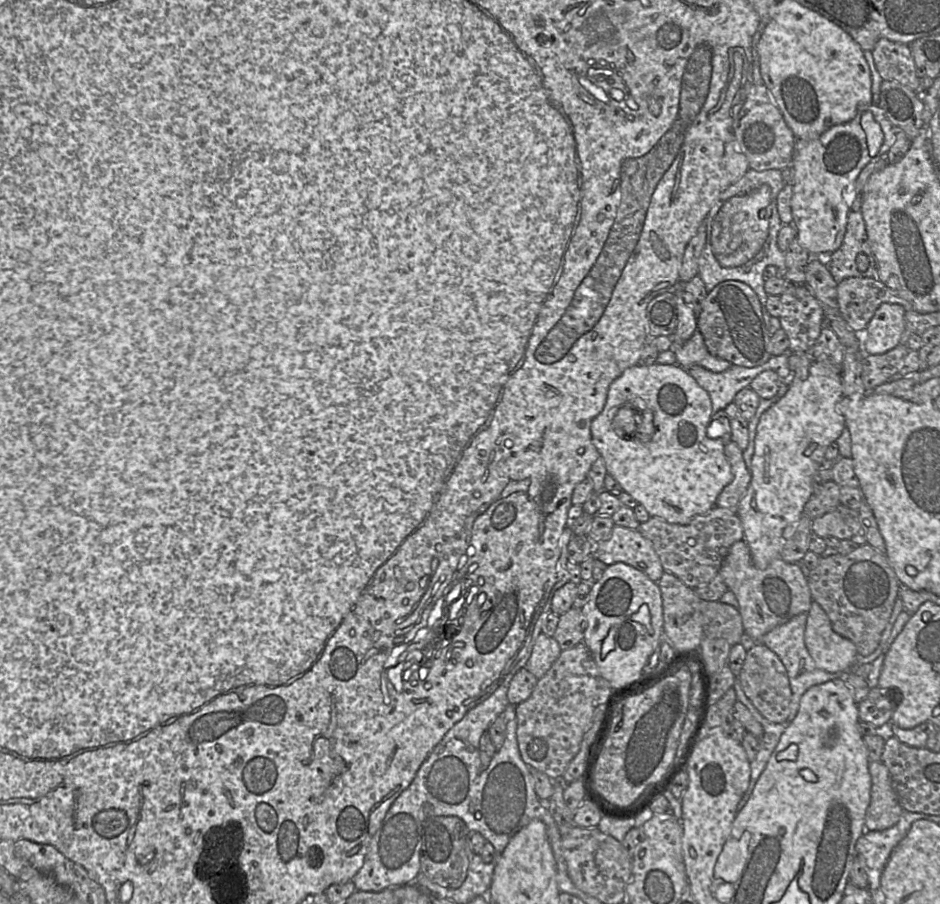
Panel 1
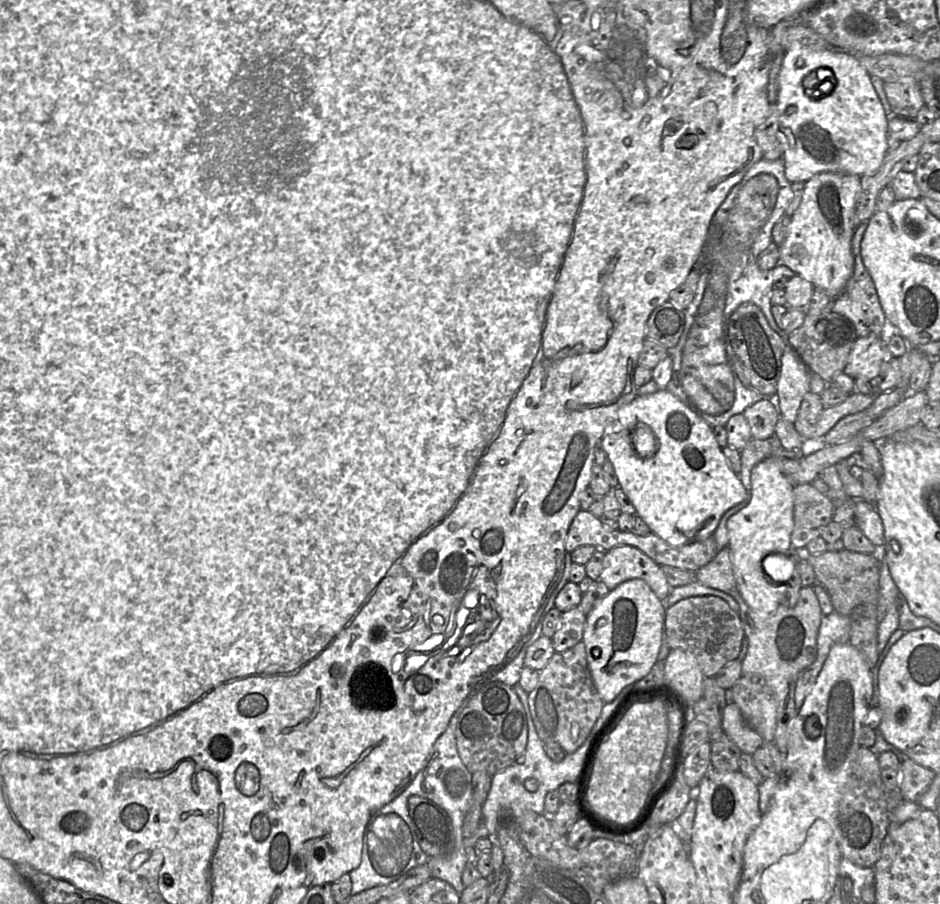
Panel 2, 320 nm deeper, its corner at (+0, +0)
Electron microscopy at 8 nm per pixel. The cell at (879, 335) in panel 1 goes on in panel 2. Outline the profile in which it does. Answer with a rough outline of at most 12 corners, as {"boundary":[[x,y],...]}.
{"boundary":[[879,335],[858,337],[843,371],[871,382],[886,354]]}

